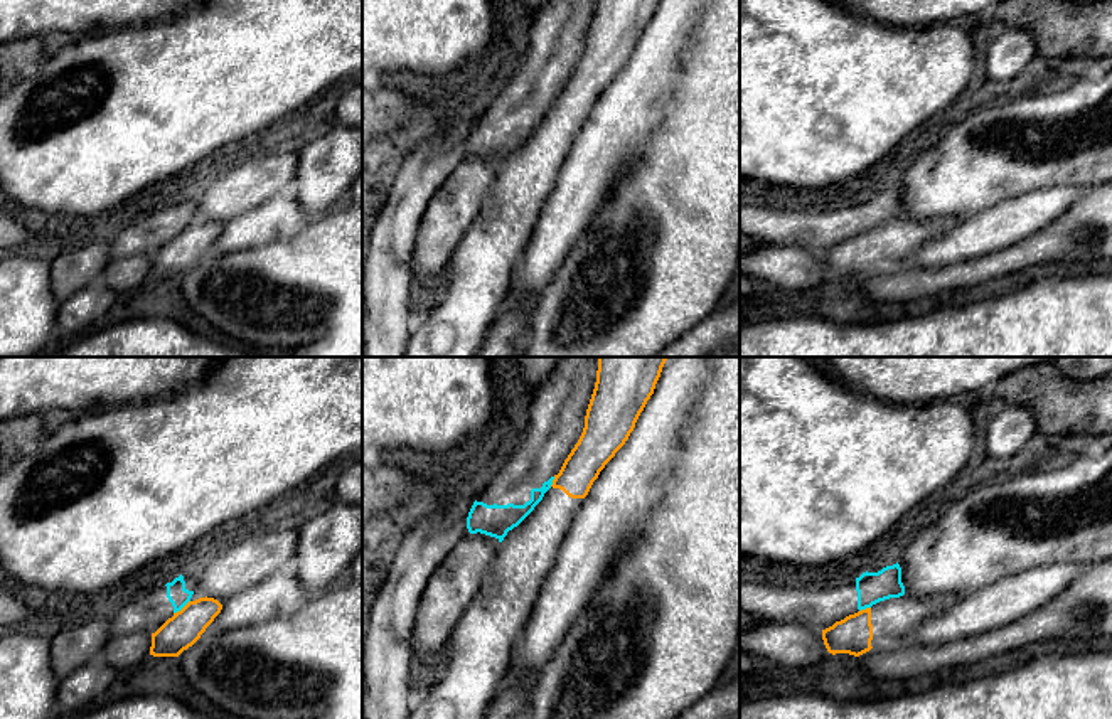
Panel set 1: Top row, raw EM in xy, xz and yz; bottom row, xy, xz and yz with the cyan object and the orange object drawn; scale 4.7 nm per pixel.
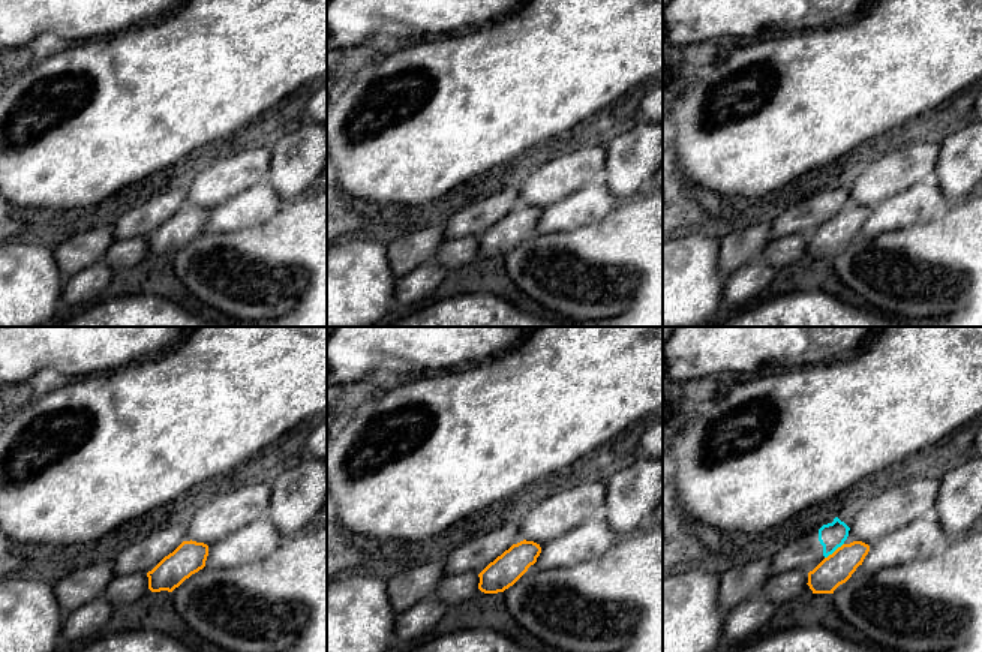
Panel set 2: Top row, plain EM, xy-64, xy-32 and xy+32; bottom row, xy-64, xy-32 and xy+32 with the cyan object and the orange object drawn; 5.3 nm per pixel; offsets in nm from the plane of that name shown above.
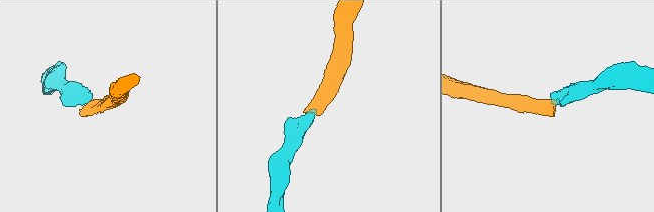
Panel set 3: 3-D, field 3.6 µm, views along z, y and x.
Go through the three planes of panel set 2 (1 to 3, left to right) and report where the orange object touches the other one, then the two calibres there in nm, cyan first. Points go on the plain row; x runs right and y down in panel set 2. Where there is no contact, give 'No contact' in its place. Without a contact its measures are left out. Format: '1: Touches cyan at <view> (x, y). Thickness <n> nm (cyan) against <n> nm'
1: No contact
2: No contact
3: Touches cyan at xy+32 (834, 215). Thickness 140 nm (cyan) against 170 nm

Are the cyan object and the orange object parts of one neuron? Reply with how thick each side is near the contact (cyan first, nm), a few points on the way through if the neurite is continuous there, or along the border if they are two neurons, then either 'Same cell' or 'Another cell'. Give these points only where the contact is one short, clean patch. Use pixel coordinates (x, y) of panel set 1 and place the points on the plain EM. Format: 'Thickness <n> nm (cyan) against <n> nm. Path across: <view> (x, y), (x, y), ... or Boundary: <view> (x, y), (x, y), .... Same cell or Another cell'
Thickness 100 nm (cyan) against 170 nm. Boundary: xy (189, 223), (174, 236). Another cell

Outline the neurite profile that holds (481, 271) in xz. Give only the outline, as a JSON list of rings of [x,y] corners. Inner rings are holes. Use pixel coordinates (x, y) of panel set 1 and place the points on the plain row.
[[[596,0],[583,56],[551,111],[534,133],[499,167],[480,214],[457,244],[450,281],[438,303],[414,325],[404,357],[477,357],[485,337],[511,298],[512,276],[549,197],[559,167],[605,88],[625,67],[659,0]]]

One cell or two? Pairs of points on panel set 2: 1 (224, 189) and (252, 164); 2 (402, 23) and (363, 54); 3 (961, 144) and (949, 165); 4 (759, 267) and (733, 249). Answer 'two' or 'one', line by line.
1: one
2: two
3: one
4: two

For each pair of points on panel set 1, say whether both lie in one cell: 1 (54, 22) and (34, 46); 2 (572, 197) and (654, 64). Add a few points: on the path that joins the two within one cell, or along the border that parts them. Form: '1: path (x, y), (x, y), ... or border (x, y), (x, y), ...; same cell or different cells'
1: border (49, 37), (29, 36), (17, 41); different cells
2: path (593, 164), (637, 98); same cell

